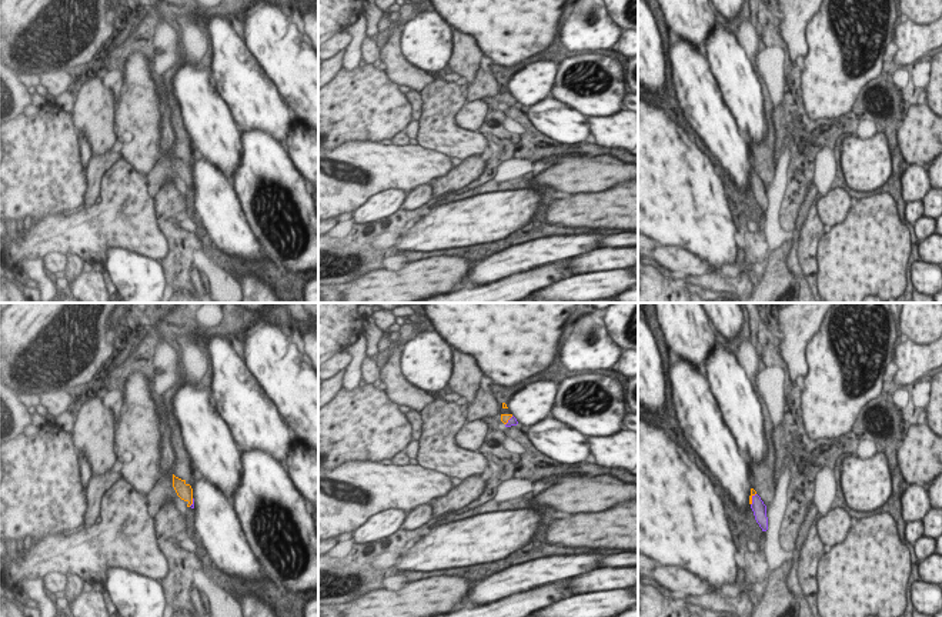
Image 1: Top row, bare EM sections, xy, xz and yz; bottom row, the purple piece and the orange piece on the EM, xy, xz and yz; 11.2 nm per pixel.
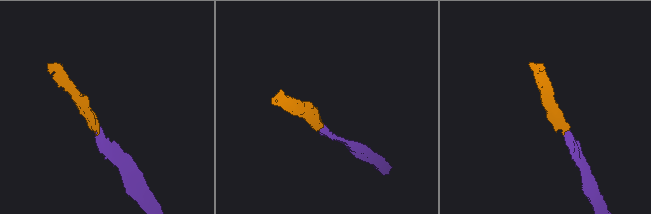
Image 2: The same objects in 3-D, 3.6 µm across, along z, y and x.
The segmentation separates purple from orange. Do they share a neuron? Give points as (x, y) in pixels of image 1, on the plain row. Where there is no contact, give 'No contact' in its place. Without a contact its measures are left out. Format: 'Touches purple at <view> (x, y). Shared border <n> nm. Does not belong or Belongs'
Touches purple at yz (752, 179). Shared border 150 nm. Belongs

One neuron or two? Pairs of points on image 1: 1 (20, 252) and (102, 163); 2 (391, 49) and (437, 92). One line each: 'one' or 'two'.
1: two
2: two

